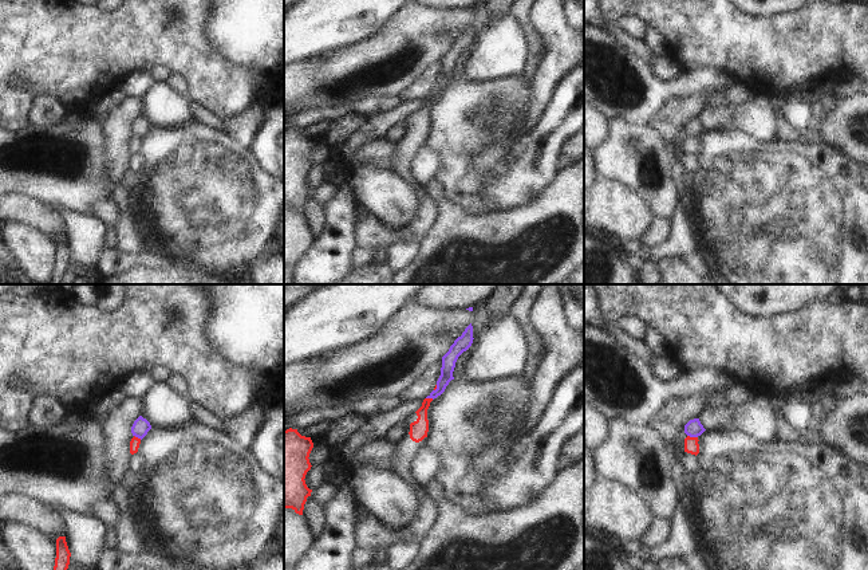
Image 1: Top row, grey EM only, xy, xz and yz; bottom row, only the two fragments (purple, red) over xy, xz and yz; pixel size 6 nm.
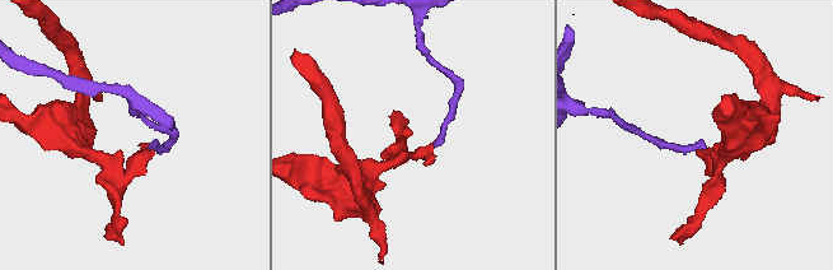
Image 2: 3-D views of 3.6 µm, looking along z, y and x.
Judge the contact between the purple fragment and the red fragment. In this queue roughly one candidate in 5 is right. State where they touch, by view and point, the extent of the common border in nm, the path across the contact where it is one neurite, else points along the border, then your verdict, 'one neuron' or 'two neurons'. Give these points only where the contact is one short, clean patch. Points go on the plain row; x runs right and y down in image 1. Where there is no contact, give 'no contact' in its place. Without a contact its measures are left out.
meets purple in yz at (693, 136); contact 70 nm long; border along yz (687, 134), (697, 137); two neurons

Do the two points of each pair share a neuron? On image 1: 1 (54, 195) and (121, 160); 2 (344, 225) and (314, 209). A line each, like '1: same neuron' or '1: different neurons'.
1: different neurons
2: different neurons

